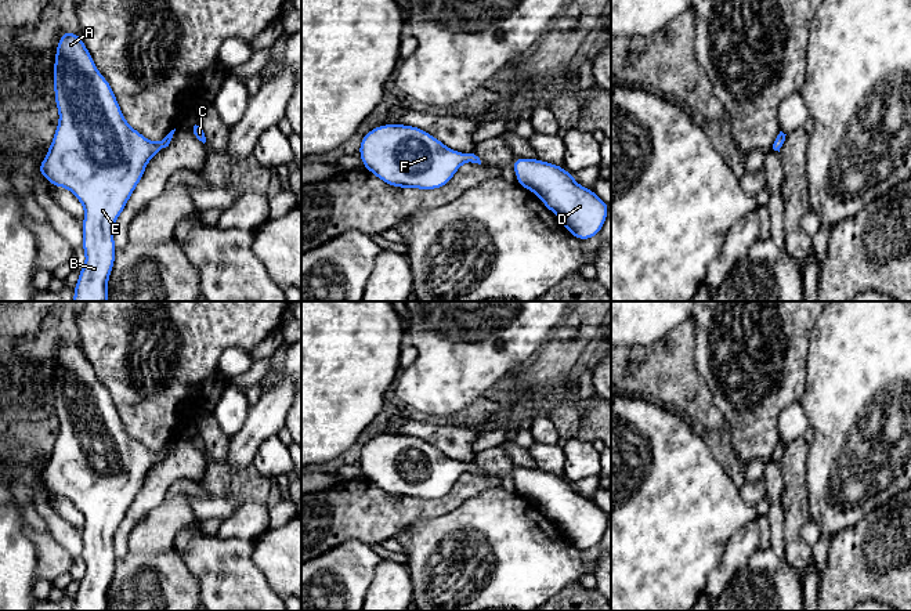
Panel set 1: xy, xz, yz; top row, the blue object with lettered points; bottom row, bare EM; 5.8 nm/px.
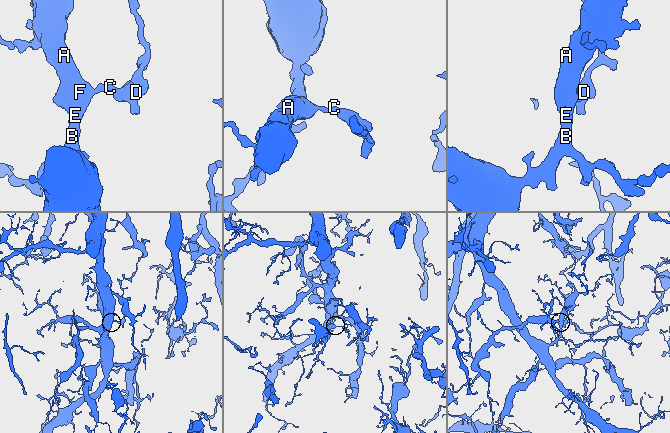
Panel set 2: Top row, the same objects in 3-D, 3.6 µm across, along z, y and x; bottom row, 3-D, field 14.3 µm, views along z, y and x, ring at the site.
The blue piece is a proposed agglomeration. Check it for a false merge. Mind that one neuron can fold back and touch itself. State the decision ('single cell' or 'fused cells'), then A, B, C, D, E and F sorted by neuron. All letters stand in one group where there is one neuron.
single cell | A B C D E F

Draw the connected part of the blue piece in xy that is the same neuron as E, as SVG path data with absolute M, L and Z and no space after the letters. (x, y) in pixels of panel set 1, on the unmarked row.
M62 341L57 354L53 391L59 430L37 481L51 496L69 499L84 516L82 557L86 574L79 582L73 611L108 611L108 589L116 565L113 535L141 491L148 471L169 456L176 438L160 452L149 451L131 438L80 344Z

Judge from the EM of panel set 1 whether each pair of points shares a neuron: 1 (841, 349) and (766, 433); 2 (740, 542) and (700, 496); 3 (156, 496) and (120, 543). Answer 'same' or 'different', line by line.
1: different
2: different
3: same

